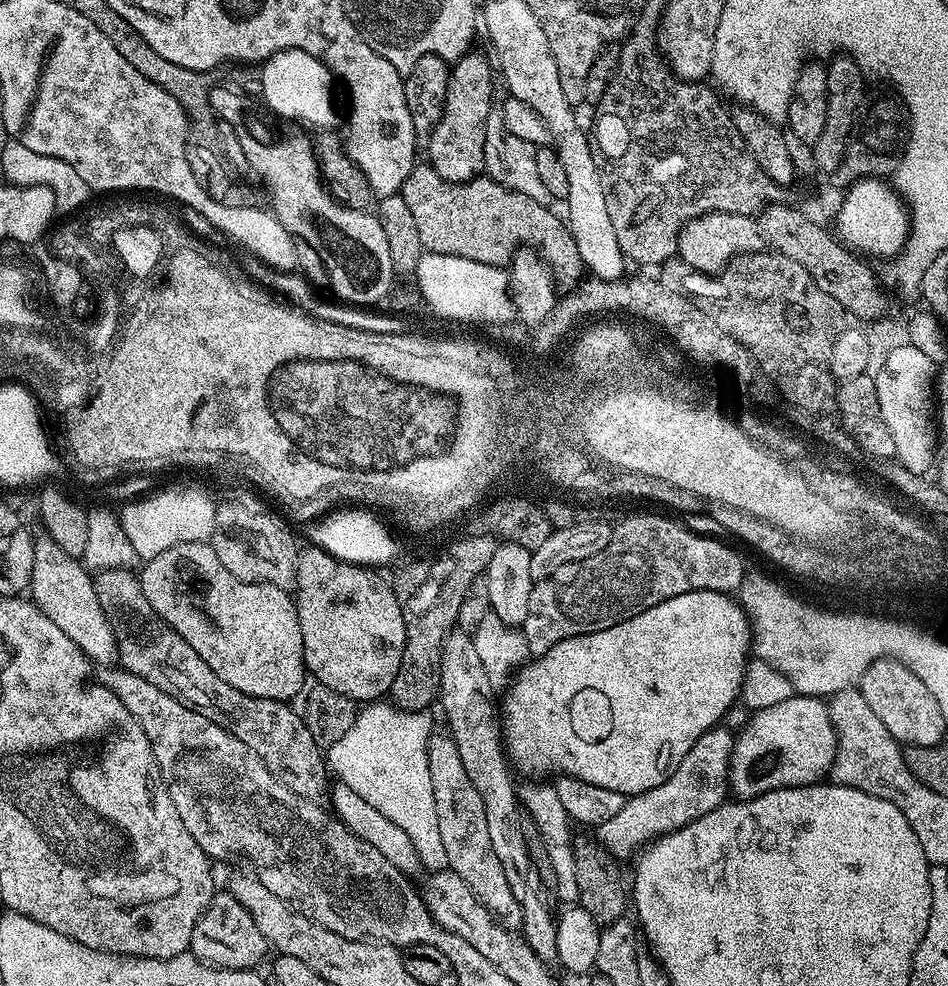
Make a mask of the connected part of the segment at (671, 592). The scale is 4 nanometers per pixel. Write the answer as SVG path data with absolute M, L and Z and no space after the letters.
M644 512L641 516L628 516L621 522L617 528L611 529L608 545L598 554L590 558L582 558L578 562L566 562L566 566L558 566L554 574L550 574L544 580L537 580L533 583L530 590L530 602L528 603L528 613L522 625L522 631L526 638L526 646L533 657L546 654L558 642L566 638L575 636L585 636L591 632L604 632L610 626L626 622L626 618L634 618L634 614L642 614L642 610L650 610L650 606L658 606L658 602L666 602L666 598L678 598L678 594L690 594L691 592L722 592L732 594L739 589L740 584L744 581L746 569L744 569L744 560L728 544L723 544L720 540L715 540L712 536L699 536L696 532L691 532L684 524L679 524L676 520L671 520L668 516L651 516L650 513Z

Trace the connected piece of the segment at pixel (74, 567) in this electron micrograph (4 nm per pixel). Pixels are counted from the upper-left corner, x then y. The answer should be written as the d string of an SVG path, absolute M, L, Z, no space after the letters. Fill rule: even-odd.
M47 538L33 543L30 599L40 607L42 614L46 614L46 618L50 618L50 622L54 622L54 626L58 626L58 630L62 630L62 634L66 634L66 638L70 638L70 642L74 642L74 646L82 649L89 661L108 666L117 659L116 635L112 623L106 618L102 602L98 602L89 569L79 559L66 554L62 546Z

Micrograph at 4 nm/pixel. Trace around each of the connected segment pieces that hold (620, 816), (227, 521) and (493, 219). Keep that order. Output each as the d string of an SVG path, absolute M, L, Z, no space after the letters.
M717 726L703 732L698 742L690 746L686 758L676 761L671 774L663 782L653 784L650 790L642 794L627 797L622 810L618 810L614 818L595 825L595 839L609 857L628 855L631 857L644 845L702 818L702 814L710 814L710 810L725 803L730 792L728 763L732 753L734 732L733 729L723 727Z
M253 495L232 496L216 504L216 535L210 541L212 548L218 554L218 562L222 562L234 578L291 589L296 583L298 543L288 529L289 521L279 511L271 512L259 495Z
M420 162L410 170L398 194L406 202L415 224L418 225L418 238L422 238L425 252L470 258L474 262L501 266L500 264L507 265L511 261L517 249L527 246L542 253L544 261L552 269L553 281L561 289L571 290L582 279L582 273L585 271L584 263L580 261L578 246L568 230L567 223L561 217L559 220L551 212L548 204L534 202L534 198L526 198L526 194L518 194L518 190L510 190L494 182L487 174L478 175L464 184L455 184L446 182L446 178L439 176L431 164Z

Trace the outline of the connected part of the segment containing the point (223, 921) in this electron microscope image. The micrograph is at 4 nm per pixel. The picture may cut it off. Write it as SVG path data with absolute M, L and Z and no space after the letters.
M217 891L212 901L194 926L194 934L190 934L190 952L203 964L212 968L229 968L230 970L252 970L264 960L264 955L270 952L270 945L258 930L254 918L250 918L250 910L238 902L231 892Z

